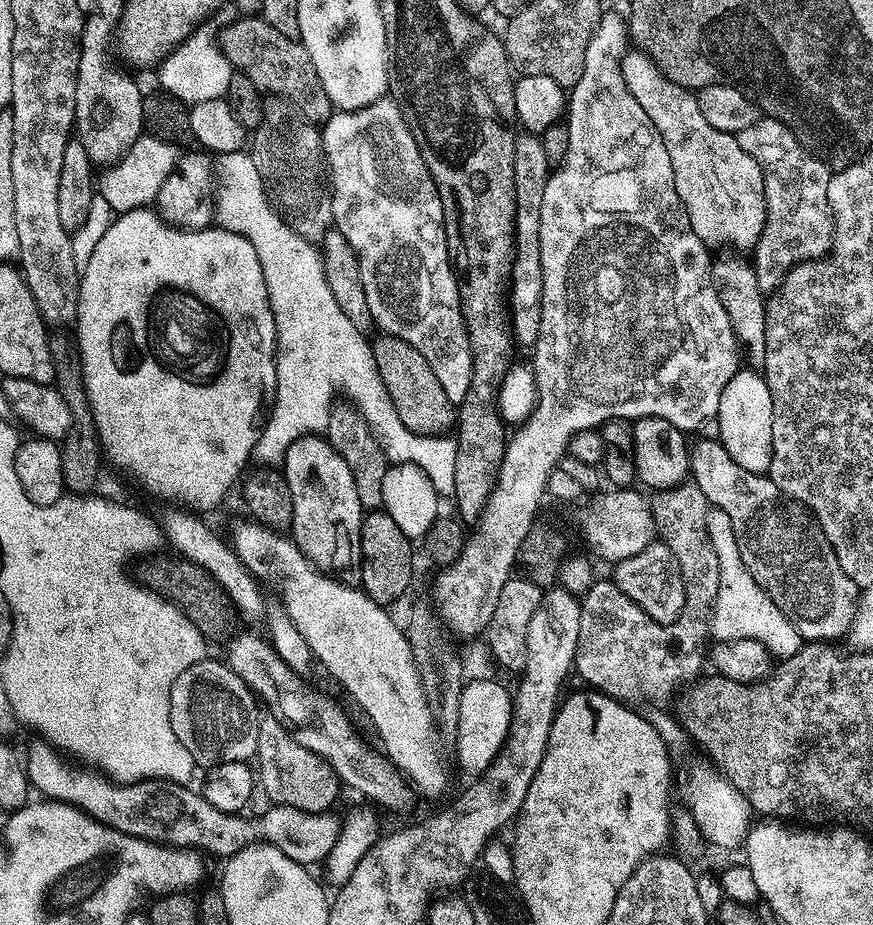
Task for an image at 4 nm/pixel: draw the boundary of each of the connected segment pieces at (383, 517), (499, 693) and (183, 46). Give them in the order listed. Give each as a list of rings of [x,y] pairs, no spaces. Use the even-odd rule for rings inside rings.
[[[372,510],[367,513],[360,527],[360,572],[359,587],[374,601],[375,604],[392,606],[392,603],[412,584],[412,548],[413,541],[409,540],[402,526],[390,518],[390,514],[383,510]]]
[[[476,680],[465,683],[461,692],[461,712],[458,714],[457,734],[454,739],[456,756],[468,772],[479,774],[492,765],[492,760],[504,744],[512,717],[513,697],[496,680]]]
[[[212,22],[205,23],[202,30],[188,36],[159,65],[159,87],[169,96],[177,96],[185,102],[219,100],[227,97],[234,69],[224,53],[221,36],[221,29],[219,27],[216,29]]]

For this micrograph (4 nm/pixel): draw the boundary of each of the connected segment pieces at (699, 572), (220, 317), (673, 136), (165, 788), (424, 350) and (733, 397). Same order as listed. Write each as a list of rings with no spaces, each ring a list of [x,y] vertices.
[[[683,482],[673,485],[672,488],[659,489],[651,497],[650,505],[659,539],[668,547],[670,554],[674,554],[684,579],[682,614],[678,614],[673,624],[660,624],[647,616],[633,600],[626,598],[626,594],[622,594],[622,590],[618,590],[611,582],[605,583],[605,588],[602,586],[603,583],[593,584],[592,589],[581,599],[584,601],[578,604],[580,621],[575,675],[582,676],[590,683],[587,685],[602,690],[605,696],[611,696],[612,699],[621,702],[664,700],[668,695],[671,697],[685,682],[691,681],[701,673],[700,647],[703,646],[704,639],[709,639],[710,636],[710,621],[713,612],[716,611],[720,585],[718,554],[714,554],[714,542],[710,542],[710,534],[706,530],[706,518],[710,507],[706,494],[702,494],[702,490],[695,482]]]
[[[137,206],[131,212],[121,212],[113,219],[110,230],[106,230],[106,234],[102,234],[102,238],[98,238],[98,246],[94,246],[94,254],[90,254],[90,262],[82,269],[80,293],[78,294],[78,306],[76,307],[76,319],[74,321],[75,328],[74,339],[80,354],[80,365],[84,371],[84,385],[86,386],[86,394],[88,395],[90,410],[94,418],[96,437],[100,439],[100,446],[107,463],[109,460],[114,467],[121,468],[124,472],[129,472],[150,495],[157,496],[160,500],[173,500],[176,506],[183,506],[196,514],[205,514],[204,512],[210,511],[211,508],[218,507],[227,498],[228,491],[235,484],[237,487],[242,473],[249,467],[249,465],[247,466],[248,460],[250,464],[256,450],[258,438],[262,434],[264,425],[268,423],[268,414],[272,403],[276,400],[276,323],[274,322],[274,314],[272,313],[270,298],[266,290],[266,278],[262,274],[262,262],[258,262],[258,254],[254,254],[254,246],[250,246],[250,242],[236,232],[231,232],[219,226],[209,226],[197,232],[185,232],[183,228],[173,228],[171,224],[165,224],[155,211],[149,210],[147,212],[143,206]]]
[[[629,51],[622,61],[622,67],[630,94],[634,94],[638,106],[646,110],[650,122],[656,127],[666,146],[666,154],[670,154],[670,166],[674,166],[674,190],[678,190],[678,198],[690,218],[694,234],[698,234],[698,238],[702,238],[709,249],[737,248],[740,251],[737,253],[751,253],[762,234],[768,213],[764,201],[764,179],[758,162],[754,162],[754,158],[750,158],[750,154],[746,154],[746,150],[738,146],[733,133],[714,130],[714,126],[706,122],[696,96],[689,89],[665,78],[662,70],[658,70],[656,63],[645,52]]]
[[[35,742],[26,752],[26,767],[28,770],[28,782],[33,789],[40,791],[41,797],[49,800],[63,800],[65,804],[73,804],[81,808],[87,816],[93,816],[103,824],[109,824],[114,830],[118,830],[127,836],[137,836],[143,840],[154,840],[160,844],[166,844],[176,848],[195,848],[203,853],[213,852],[216,856],[228,856],[224,858],[236,858],[244,851],[249,842],[255,841],[261,832],[263,839],[269,844],[278,846],[286,858],[294,858],[294,862],[305,866],[319,865],[334,850],[334,842],[340,837],[341,817],[335,816],[335,811],[307,812],[298,810],[294,806],[285,804],[272,804],[264,812],[260,824],[256,820],[247,820],[244,814],[229,814],[218,810],[203,794],[196,792],[188,784],[173,784],[170,780],[138,780],[135,784],[122,784],[111,782],[97,771],[88,770],[75,774],[75,772],[62,760],[64,759],[57,749],[47,742]]]
[[[377,98],[371,101],[365,108],[354,108],[351,110],[336,110],[333,111],[331,118],[325,122],[322,126],[322,139],[324,141],[324,158],[326,161],[326,176],[330,181],[330,188],[332,194],[332,222],[335,231],[342,234],[342,238],[346,238],[346,242],[350,242],[350,246],[354,246],[354,254],[358,258],[358,266],[362,270],[362,286],[366,290],[366,303],[370,305],[370,314],[372,315],[373,325],[381,333],[397,336],[402,338],[402,342],[410,342],[410,346],[414,346],[414,350],[418,350],[418,354],[422,354],[422,358],[426,358],[426,362],[430,362],[430,370],[434,370],[434,374],[438,378],[439,384],[442,386],[442,390],[446,390],[446,398],[450,398],[450,402],[459,406],[459,404],[466,398],[466,390],[470,390],[470,378],[472,377],[472,351],[470,350],[470,342],[468,341],[468,331],[464,325],[464,319],[462,318],[462,310],[460,309],[460,285],[456,278],[456,273],[452,267],[451,260],[448,259],[448,239],[446,238],[446,230],[444,229],[444,211],[442,210],[442,198],[438,194],[436,189],[436,183],[434,178],[430,174],[430,170],[426,166],[426,162],[422,158],[422,154],[418,150],[418,142],[414,142],[414,134],[410,134],[410,130],[406,126],[406,122],[402,118],[402,110],[398,107],[395,100],[391,98]]]
[[[742,368],[726,384],[717,410],[720,424],[720,443],[730,458],[744,470],[765,475],[770,466],[773,448],[773,402],[763,375],[750,368]]]

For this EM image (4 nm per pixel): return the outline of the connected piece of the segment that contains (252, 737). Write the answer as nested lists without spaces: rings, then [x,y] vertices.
[[[205,658],[190,670],[182,670],[170,686],[170,726],[174,726],[174,734],[178,734],[178,742],[190,750],[193,765],[202,766],[207,770],[216,768],[226,762],[238,762],[243,764],[251,761],[258,750],[258,722],[262,715],[261,709],[256,709],[256,700],[252,697],[253,689],[246,681],[238,676],[227,663],[211,658]]]

